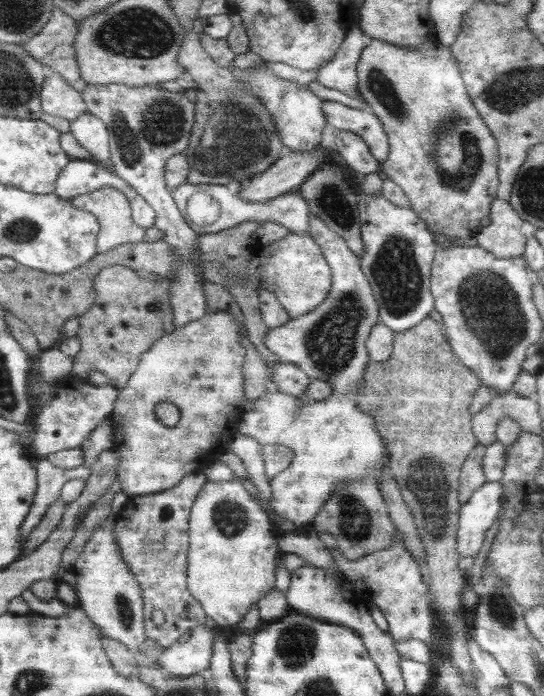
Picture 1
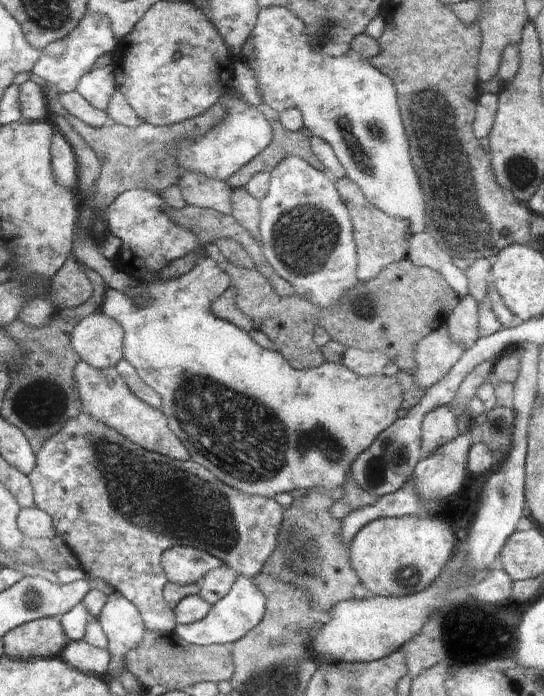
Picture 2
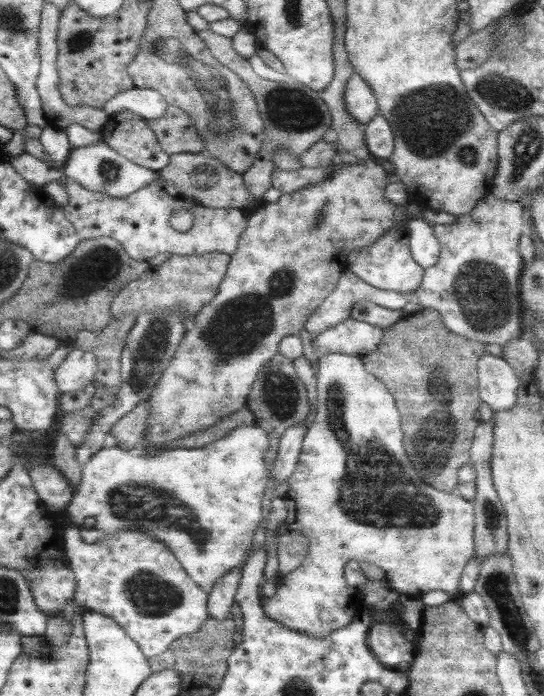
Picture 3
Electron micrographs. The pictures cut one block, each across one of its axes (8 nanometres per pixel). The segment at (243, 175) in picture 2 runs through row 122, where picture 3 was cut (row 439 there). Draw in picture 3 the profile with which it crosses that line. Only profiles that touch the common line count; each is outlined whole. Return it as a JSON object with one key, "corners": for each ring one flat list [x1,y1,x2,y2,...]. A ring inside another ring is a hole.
{"corners":[[277,353,265,364,265,367,257,374,252,383,246,407,255,416,254,424,264,430,269,440,269,446,264,455,265,465,273,467,279,442,283,432,293,424,306,420,309,411,309,396,304,384,300,382,298,373,295,371,293,361,286,358,282,353]]}

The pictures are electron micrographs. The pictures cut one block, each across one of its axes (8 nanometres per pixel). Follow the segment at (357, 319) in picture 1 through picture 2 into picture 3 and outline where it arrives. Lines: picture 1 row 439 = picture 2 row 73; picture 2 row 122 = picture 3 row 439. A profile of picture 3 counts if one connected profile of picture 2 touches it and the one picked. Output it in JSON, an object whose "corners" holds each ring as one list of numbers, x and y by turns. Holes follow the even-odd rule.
{"corners":[[328,352,318,358,317,370,317,396,316,396,316,416,314,423,306,431,303,438,303,445,297,458,296,470,289,476,286,482,290,483,291,489,288,490,283,499,286,503,287,517,285,525,288,530,296,531,308,538,309,551,303,563,295,568,285,577,280,576,277,583,277,592,272,597,262,596,261,605,264,612,276,622,297,630,301,634,309,634,314,638,324,638,333,630,349,625,353,618,362,614,364,602,359,588,351,587,345,579,343,570,347,562,362,561,369,562,385,570,387,579,391,586,401,595,406,594,410,597,420,598,429,590,444,590,452,599,456,599,460,595,460,577,463,568,467,565,468,560,475,556,474,552,474,527,475,514,472,501,460,496,456,491,452,493,436,490,433,486,424,484,416,470,412,468,406,450,402,446,402,428,400,428,400,412,396,410,394,398,392,394,388,394,386,385,373,374,370,374,363,365,363,360,359,355,347,355,335,352]]}

